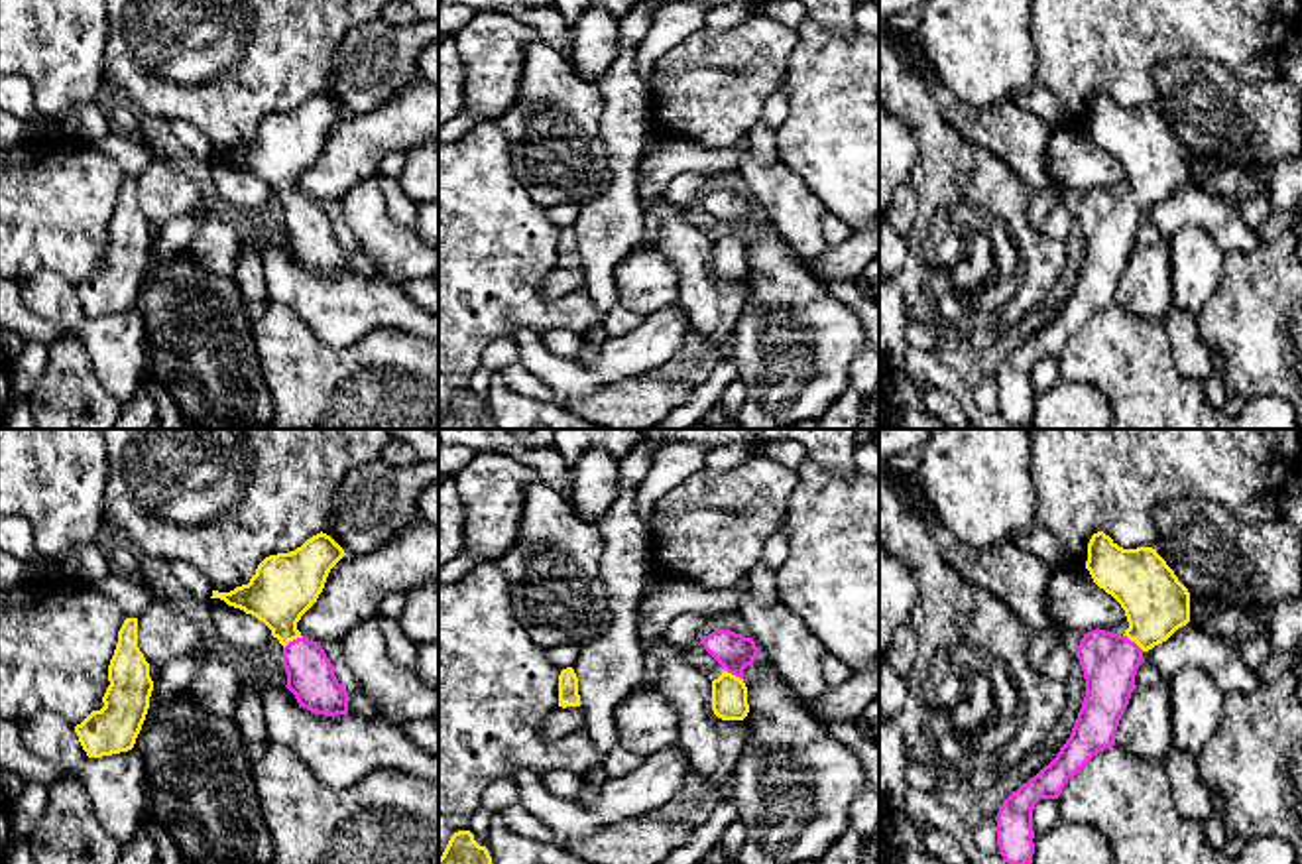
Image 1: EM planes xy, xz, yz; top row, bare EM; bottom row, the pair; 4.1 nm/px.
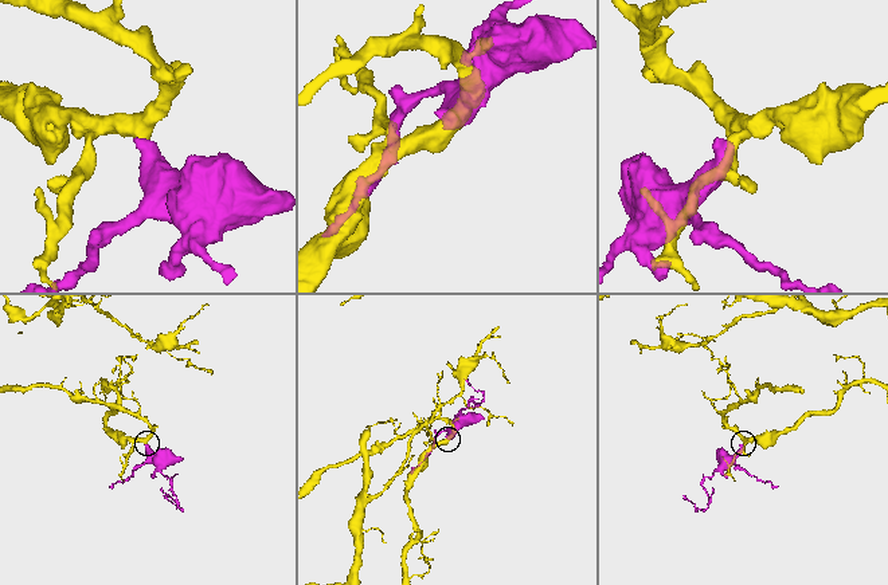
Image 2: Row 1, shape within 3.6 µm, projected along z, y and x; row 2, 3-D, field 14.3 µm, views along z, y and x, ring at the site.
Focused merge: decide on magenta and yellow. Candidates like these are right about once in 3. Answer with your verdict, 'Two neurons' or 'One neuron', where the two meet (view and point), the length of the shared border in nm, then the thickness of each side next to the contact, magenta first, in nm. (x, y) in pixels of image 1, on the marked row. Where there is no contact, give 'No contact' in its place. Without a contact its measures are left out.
One neuron. Touches magenta at yz (1133, 642). Shared border 110 nm. Thickness 240 nm (magenta) against 260 nm

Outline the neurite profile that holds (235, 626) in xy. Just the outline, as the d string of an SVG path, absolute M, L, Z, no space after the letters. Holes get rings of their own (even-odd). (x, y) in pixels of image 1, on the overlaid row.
M210 598L210 620L218 638L236 648L256 649L271 640L271 630L264 622L220 598Z

